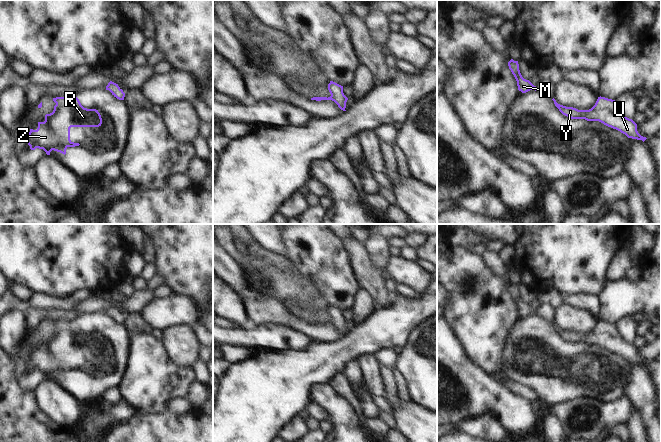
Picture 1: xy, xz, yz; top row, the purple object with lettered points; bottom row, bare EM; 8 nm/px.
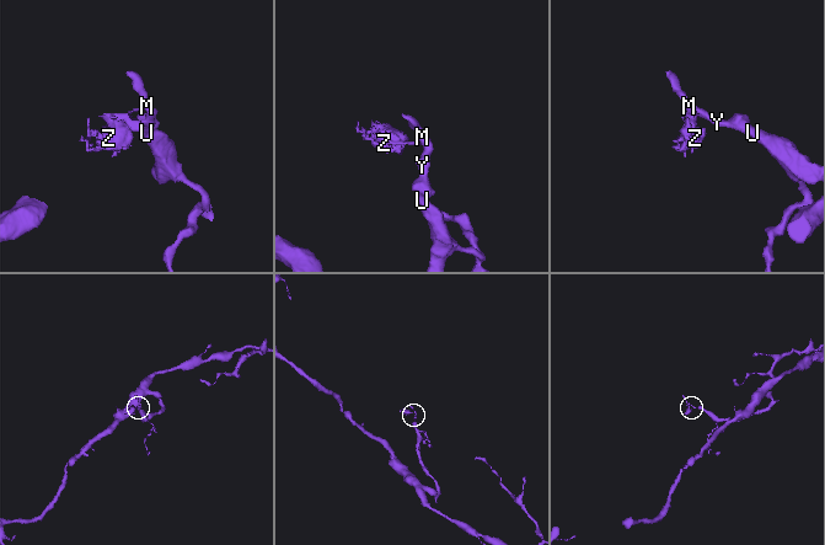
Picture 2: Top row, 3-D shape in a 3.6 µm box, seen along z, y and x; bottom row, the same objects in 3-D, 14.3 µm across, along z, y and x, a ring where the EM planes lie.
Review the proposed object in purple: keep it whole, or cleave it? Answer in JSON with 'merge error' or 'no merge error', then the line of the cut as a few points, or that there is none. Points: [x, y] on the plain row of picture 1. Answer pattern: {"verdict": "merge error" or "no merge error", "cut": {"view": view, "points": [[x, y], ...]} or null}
{"verdict": "merge error", "cut": {"view": "xz", "points": [[330, 320], [332, 323]]}}

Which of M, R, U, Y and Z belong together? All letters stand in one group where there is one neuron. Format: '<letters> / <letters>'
M U Y / R Z

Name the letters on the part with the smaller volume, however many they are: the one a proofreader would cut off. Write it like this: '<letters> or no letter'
R, Z

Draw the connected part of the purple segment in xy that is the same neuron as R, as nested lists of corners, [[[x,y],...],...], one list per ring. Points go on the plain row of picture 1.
[[[56,321],[53,325],[56,327],[53,336],[45,339],[44,346],[38,346],[36,354],[30,353],[26,365],[31,374],[43,373],[47,379],[54,374],[65,379],[68,371],[80,369],[70,364],[70,352],[99,351],[102,348],[102,342],[98,334],[84,332],[77,321]]]

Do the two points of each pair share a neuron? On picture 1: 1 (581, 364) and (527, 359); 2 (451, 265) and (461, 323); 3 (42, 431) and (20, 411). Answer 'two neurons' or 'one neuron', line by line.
1: one neuron
2: one neuron
3: one neuron

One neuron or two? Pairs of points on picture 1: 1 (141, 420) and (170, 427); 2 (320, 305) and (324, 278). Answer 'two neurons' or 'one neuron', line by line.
1: one neuron
2: two neurons

